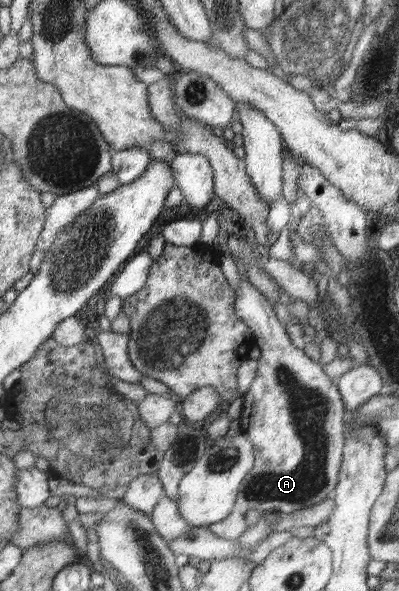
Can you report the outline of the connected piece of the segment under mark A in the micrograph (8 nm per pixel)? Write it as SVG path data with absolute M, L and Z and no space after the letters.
M241 276L236 290L236 312L245 324L248 324L256 333L257 346L261 356L258 359L255 380L249 391L243 395L243 408L239 416L240 430L252 441L255 450L256 462L247 478L243 480L239 498L232 509L232 515L220 523L208 526L208 529L217 537L225 540L236 540L244 531L245 517L249 510L273 512L275 514L293 513L303 508L313 507L332 495L339 482L340 470L344 460L344 448L347 446L345 436L345 413L339 386L324 372L321 364L311 360L303 349L293 346L289 340L283 322L275 316L271 302L247 278Z

